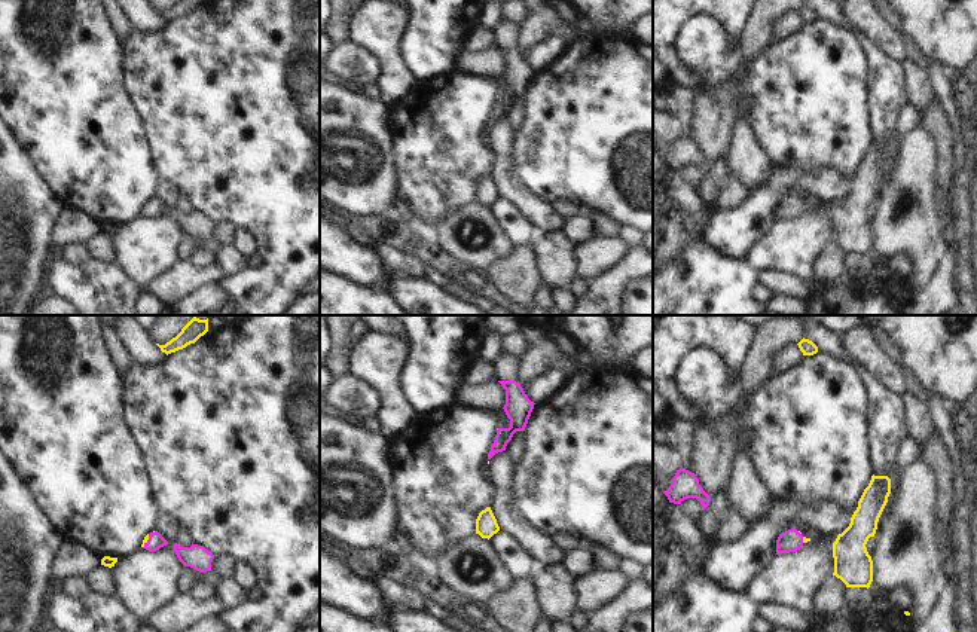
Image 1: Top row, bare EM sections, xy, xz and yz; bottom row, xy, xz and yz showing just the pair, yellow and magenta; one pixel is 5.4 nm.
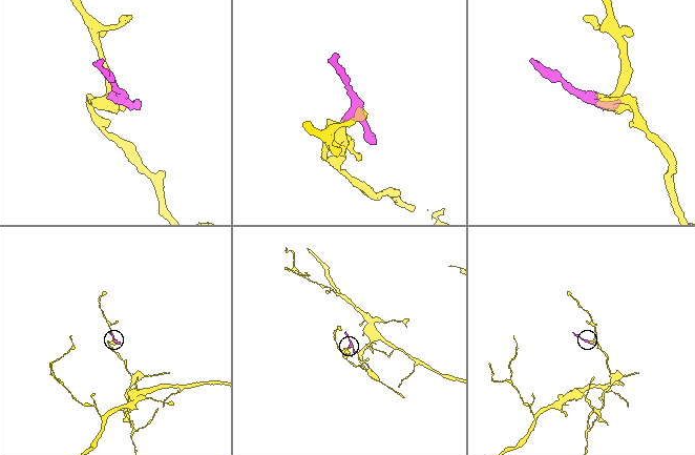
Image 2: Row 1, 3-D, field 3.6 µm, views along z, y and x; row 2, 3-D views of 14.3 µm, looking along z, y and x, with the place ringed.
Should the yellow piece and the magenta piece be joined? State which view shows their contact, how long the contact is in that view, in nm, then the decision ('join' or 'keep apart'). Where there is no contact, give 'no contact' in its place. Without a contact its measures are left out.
meets yellow in xy; contact 80 nm long; join

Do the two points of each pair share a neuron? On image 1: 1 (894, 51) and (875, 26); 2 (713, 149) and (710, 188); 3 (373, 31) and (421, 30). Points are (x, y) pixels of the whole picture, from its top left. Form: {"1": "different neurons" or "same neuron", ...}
{"1": "same neuron", "2": "different neurons", "3": "different neurons"}

